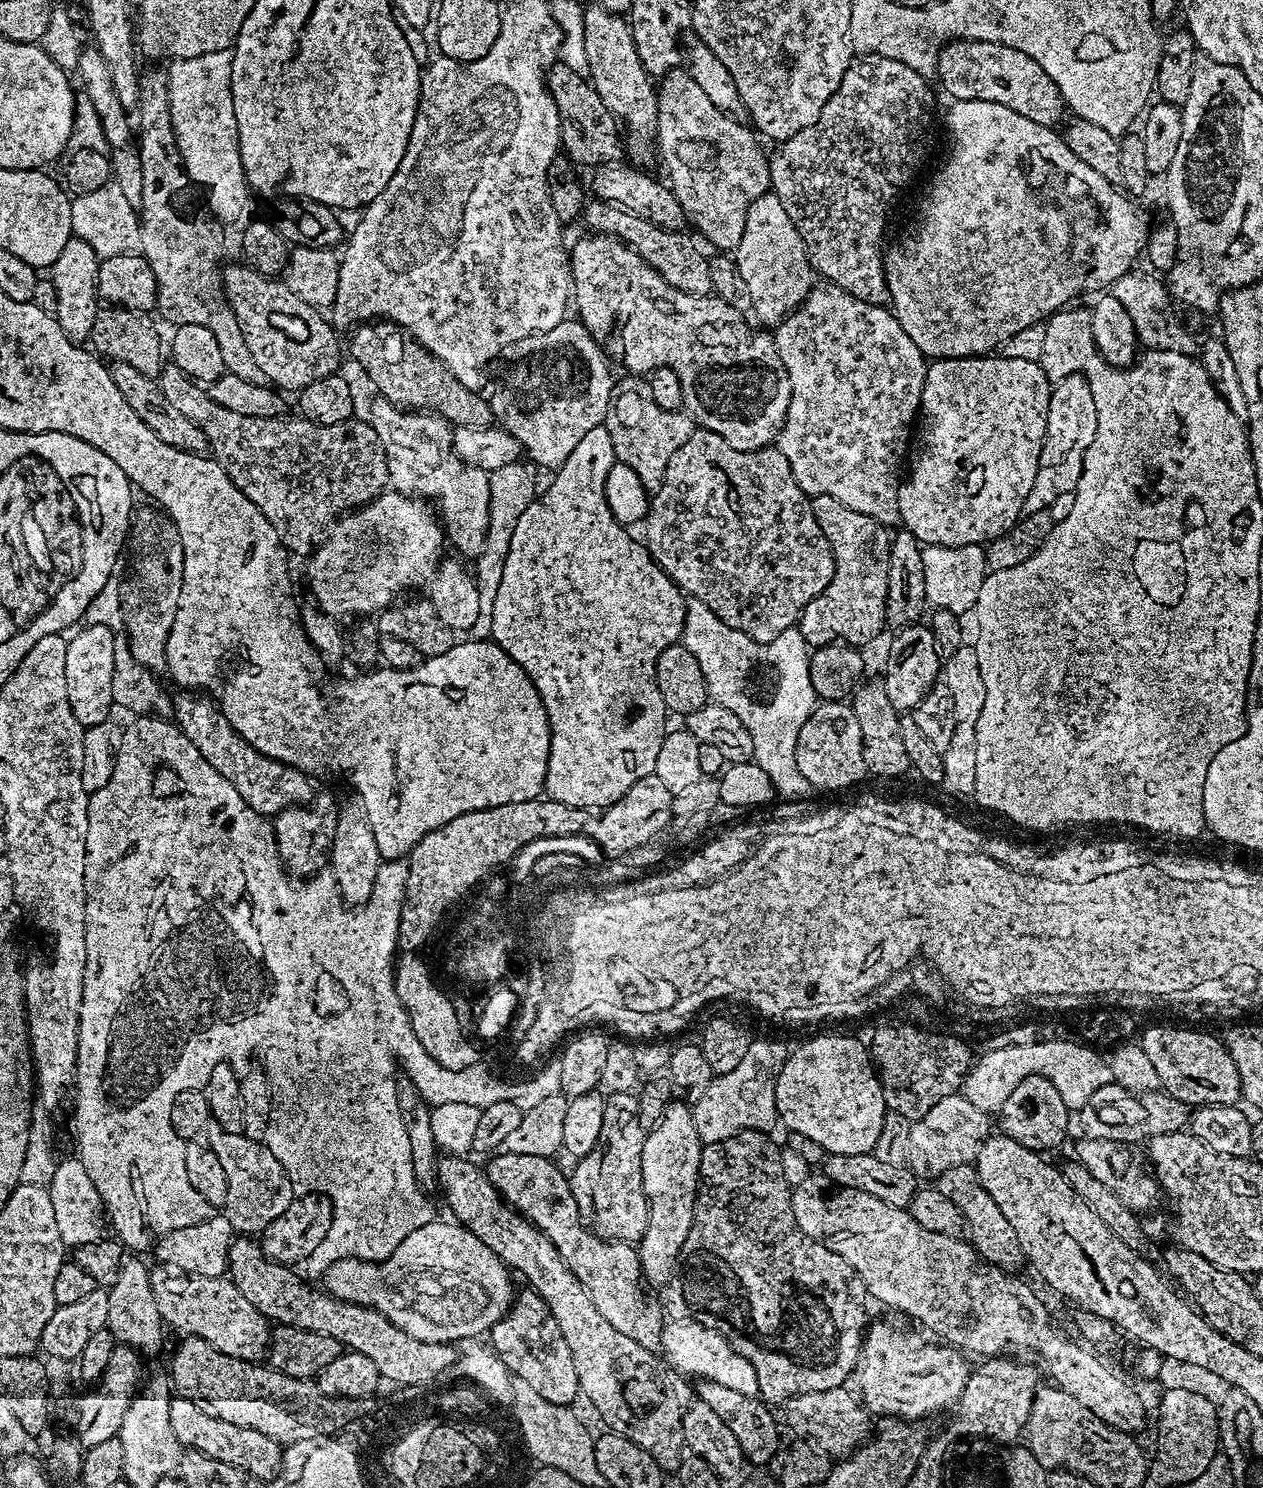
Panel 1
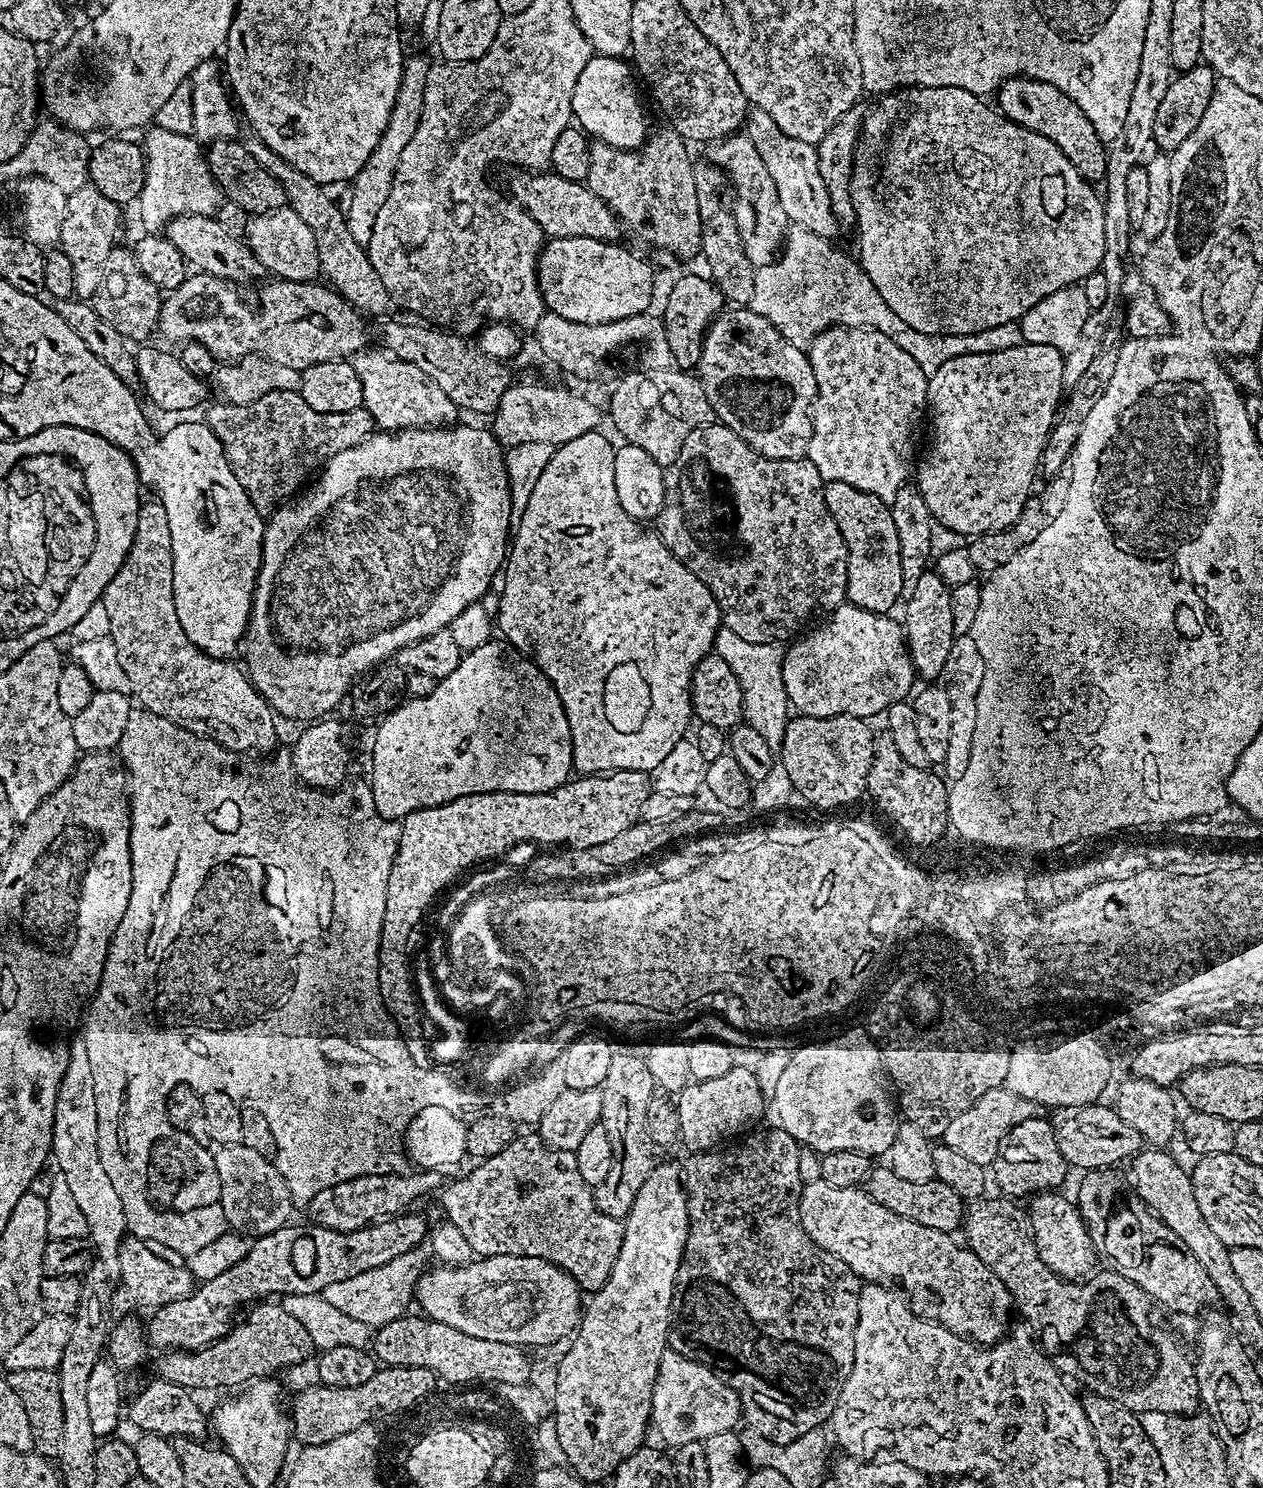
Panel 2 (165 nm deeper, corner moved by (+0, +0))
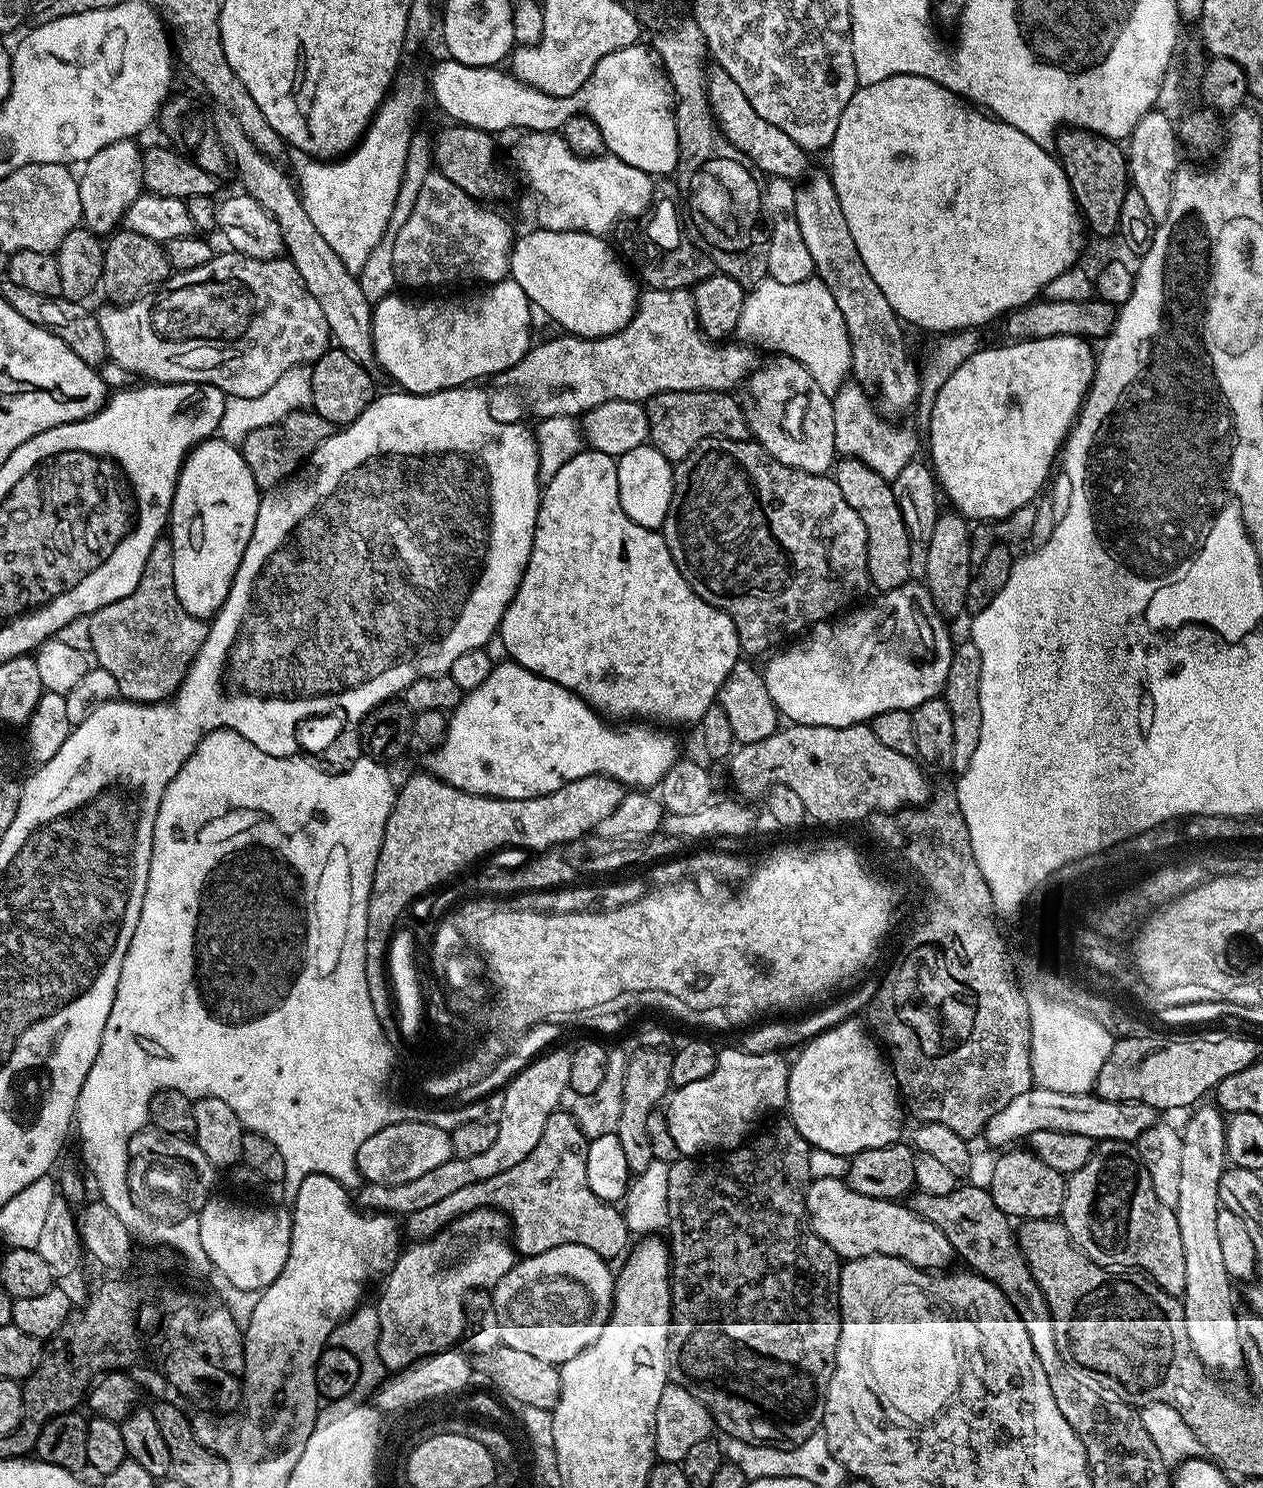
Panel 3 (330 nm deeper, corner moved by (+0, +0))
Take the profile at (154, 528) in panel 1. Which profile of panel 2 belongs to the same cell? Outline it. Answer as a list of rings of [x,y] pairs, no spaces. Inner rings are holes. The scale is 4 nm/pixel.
[[[149,498],[141,503],[132,549],[118,574],[106,586],[102,601],[110,616],[112,641],[118,646],[118,662],[122,662],[122,670],[126,670],[128,687],[139,707],[158,714],[158,718],[166,718],[166,722],[174,722],[174,726],[182,730],[190,730],[195,736],[204,736],[222,745],[226,752],[272,754],[277,751],[277,713],[253,687],[247,671],[239,663],[232,664],[236,662],[231,659],[198,650],[198,646],[186,638],[182,622],[178,622],[178,610],[174,610],[174,554],[170,542],[170,518],[166,514],[166,506],[162,506],[159,500]]]

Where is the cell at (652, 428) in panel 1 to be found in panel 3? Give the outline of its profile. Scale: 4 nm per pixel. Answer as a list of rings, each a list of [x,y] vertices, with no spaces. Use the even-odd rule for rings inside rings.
[[[660,392],[646,401],[648,410],[648,439],[653,448],[658,449],[667,460],[679,462],[698,446],[698,442],[710,438],[727,440],[747,440],[750,433],[741,401],[727,392]]]

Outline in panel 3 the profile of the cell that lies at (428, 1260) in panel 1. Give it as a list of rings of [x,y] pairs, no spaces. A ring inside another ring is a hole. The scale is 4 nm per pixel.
[[[577,1244],[554,1246],[554,1250],[517,1259],[490,1292],[492,1312],[496,1318],[494,1328],[499,1333],[501,1345],[522,1350],[533,1358],[542,1358],[542,1362],[557,1366],[574,1358],[574,1354],[582,1354],[586,1346],[598,1338],[602,1326],[608,1324],[608,1316],[613,1312],[612,1296],[616,1293],[616,1278],[613,1269],[608,1268],[611,1268],[609,1261],[594,1254],[594,1250],[586,1250],[586,1246]]]

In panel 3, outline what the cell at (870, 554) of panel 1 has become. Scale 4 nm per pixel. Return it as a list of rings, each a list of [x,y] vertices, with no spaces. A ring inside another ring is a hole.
[[[851,458],[837,459],[834,465],[834,479],[838,482],[838,490],[842,490],[842,498],[854,506],[858,518],[866,526],[868,539],[868,578],[873,589],[881,593],[894,590],[910,580],[910,538],[906,526],[902,522],[902,510],[898,510],[898,502],[894,498],[892,485],[882,474],[874,474],[870,466],[861,460]]]

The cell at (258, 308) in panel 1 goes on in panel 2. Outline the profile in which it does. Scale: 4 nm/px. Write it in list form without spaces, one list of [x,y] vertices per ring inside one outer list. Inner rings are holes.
[[[190,214],[176,217],[167,225],[166,235],[170,242],[174,242],[174,246],[178,246],[178,250],[182,250],[189,265],[201,273],[230,280],[237,286],[245,286],[251,280],[265,275],[262,262],[250,250],[247,239],[226,230],[226,226],[222,226],[215,215]]]

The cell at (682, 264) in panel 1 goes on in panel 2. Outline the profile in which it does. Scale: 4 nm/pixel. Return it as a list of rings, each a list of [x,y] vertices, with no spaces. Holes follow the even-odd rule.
[[[516,170],[511,173],[513,176],[508,180],[506,192],[516,203],[521,204],[530,216],[538,222],[540,229],[544,231],[545,237],[551,239],[564,238],[594,238],[607,241],[619,241],[622,233],[622,223],[620,217],[613,212],[594,190],[588,188],[587,183],[570,178],[562,178],[551,170]]]

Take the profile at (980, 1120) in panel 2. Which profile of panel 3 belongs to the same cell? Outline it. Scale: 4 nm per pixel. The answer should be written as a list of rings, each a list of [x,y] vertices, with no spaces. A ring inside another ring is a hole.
[[[1032,1087],[1026,1094],[1018,1094],[1014,1102],[1002,1106],[994,1118],[984,1125],[983,1139],[992,1144],[1010,1146],[1014,1140],[1030,1138],[1038,1134],[1038,1130],[1058,1130],[1066,1134],[1082,1134],[1093,1142],[1101,1140],[1123,1140],[1134,1142],[1150,1126],[1158,1122],[1157,1109],[1146,1106],[1142,1102],[1110,1102],[1095,1094],[1062,1094],[1058,1090]]]

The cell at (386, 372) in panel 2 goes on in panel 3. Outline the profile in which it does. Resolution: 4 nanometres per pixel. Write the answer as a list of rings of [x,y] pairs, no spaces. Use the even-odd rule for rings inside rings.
[[[220,110],[215,113],[214,123],[216,136],[230,157],[231,167],[235,171],[236,168],[240,171],[240,184],[244,187],[241,189],[250,198],[254,198],[254,202],[261,204],[278,222],[278,226],[282,230],[287,259],[292,261],[293,266],[298,270],[298,274],[302,274],[302,282],[306,282],[306,290],[310,290],[310,294],[314,294],[314,298],[318,301],[318,306],[322,306],[322,314],[326,314],[328,330],[335,347],[341,348],[343,352],[353,356],[359,364],[371,365],[374,360],[372,352],[372,310],[374,306],[362,294],[357,273],[346,270],[342,258],[338,258],[338,254],[334,254],[334,250],[330,250],[330,242],[326,242],[326,238],[322,238],[322,234],[316,229],[314,222],[310,222],[310,214],[306,214],[306,206],[300,198],[293,177],[291,180],[279,168],[278,165],[280,164],[275,159],[264,156],[262,150],[258,150],[258,147],[253,144],[250,138],[246,136],[246,132],[239,126],[238,118],[232,116],[228,111]]]

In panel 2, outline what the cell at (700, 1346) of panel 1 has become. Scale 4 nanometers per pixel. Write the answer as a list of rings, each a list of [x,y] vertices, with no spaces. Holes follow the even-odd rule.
[[[675,1350],[664,1351],[662,1358],[657,1360],[656,1381],[650,1393],[650,1424],[654,1432],[656,1428],[657,1434],[669,1446],[695,1440],[703,1442],[714,1434],[733,1431],[737,1427],[735,1424],[740,1420],[740,1408],[742,1408],[742,1402],[738,1398],[738,1394],[733,1388],[726,1386],[726,1382],[722,1382],[722,1378],[714,1369],[707,1368],[705,1364],[699,1364],[696,1360],[686,1358]]]

